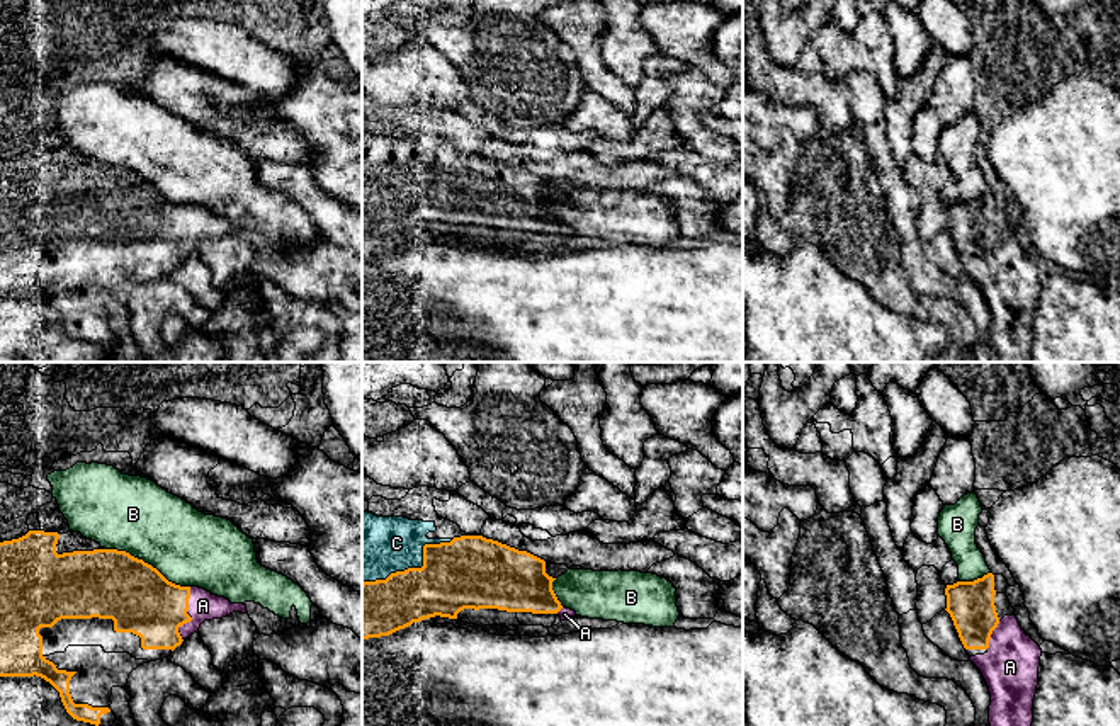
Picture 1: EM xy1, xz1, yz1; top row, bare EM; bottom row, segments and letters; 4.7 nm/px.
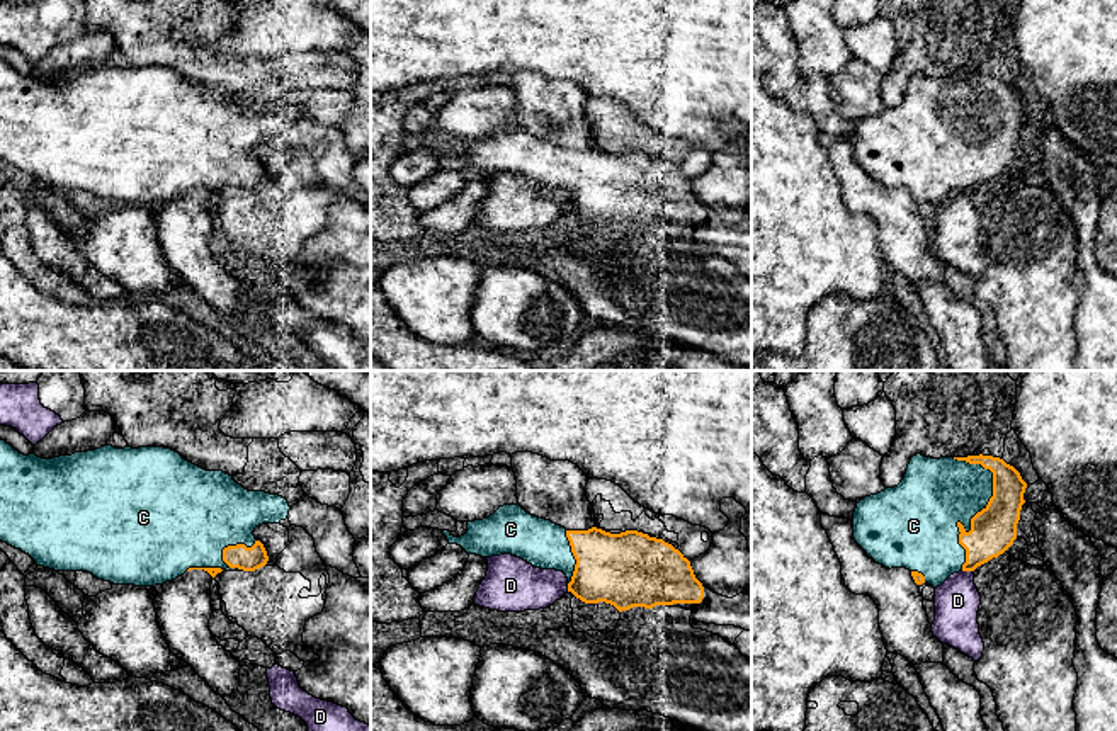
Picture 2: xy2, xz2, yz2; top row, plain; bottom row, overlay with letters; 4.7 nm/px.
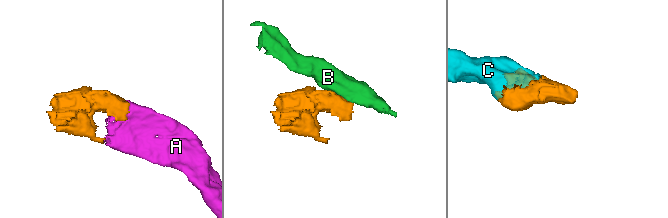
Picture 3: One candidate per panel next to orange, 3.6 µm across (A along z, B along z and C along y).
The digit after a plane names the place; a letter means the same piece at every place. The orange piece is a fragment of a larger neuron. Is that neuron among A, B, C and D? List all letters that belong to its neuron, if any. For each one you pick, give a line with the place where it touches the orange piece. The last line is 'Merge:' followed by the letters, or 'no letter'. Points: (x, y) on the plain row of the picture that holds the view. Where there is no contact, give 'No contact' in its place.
A: Touches orange at xy1 (189, 235)
C: Touches orange at yz2 (981, 130)
Merge: A, C

